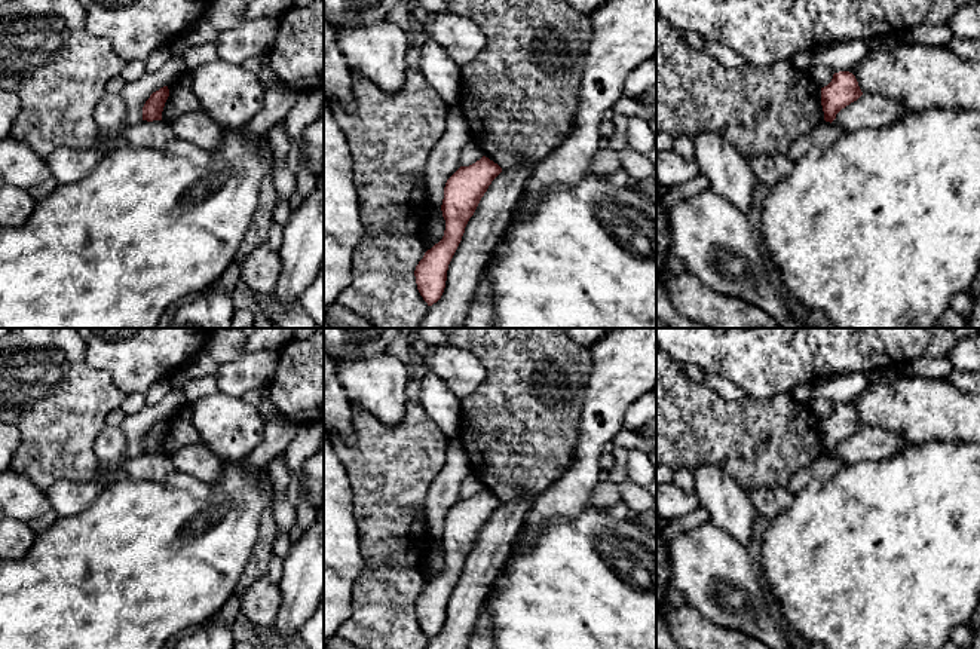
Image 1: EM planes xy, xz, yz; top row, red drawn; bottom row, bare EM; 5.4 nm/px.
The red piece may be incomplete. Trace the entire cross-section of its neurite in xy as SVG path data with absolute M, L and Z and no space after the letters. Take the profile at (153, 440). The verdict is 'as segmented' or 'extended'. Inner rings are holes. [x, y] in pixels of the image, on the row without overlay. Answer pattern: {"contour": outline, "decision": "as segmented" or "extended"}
{"contour": "M168 419L153 425L143 440L143 453L153 454L162 453L162 444L169 429Z", "decision": "as segmented"}

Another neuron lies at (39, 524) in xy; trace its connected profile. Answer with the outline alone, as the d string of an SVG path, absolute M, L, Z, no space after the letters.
M50 509L45 515L28 521L28 526L36 535L39 535L48 530L56 521L56 518L58 518L58 514L53 509Z

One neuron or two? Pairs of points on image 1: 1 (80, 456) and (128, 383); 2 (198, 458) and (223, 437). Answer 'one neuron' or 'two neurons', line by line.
1: two neurons
2: two neurons

